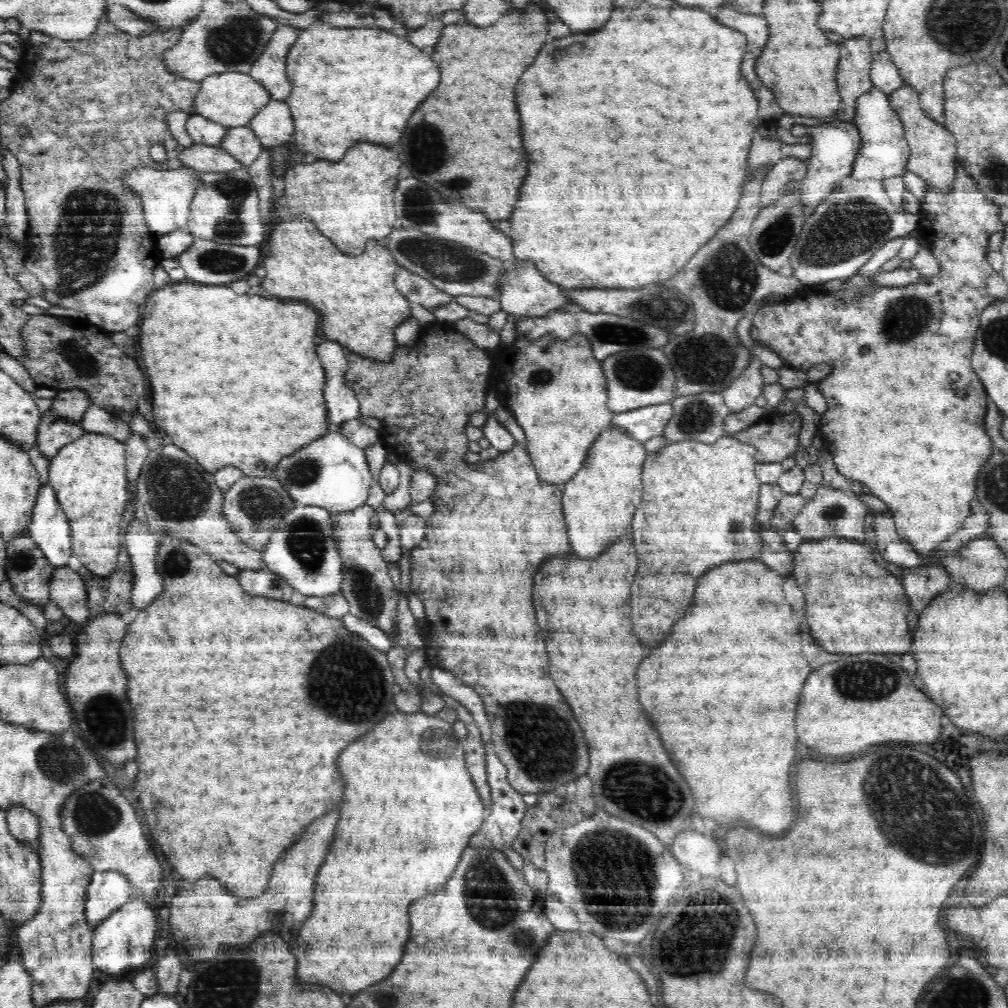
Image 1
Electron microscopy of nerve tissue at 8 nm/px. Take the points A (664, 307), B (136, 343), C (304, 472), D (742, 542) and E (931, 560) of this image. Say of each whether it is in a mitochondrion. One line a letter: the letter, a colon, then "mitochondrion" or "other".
A: mitochondrion
B: other
C: mitochondrion
D: mitochondrion
E: other

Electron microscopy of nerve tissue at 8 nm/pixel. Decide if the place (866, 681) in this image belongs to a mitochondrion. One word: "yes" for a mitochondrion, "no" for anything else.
yes

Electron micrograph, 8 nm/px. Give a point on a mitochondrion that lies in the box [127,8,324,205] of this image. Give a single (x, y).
(236, 41)

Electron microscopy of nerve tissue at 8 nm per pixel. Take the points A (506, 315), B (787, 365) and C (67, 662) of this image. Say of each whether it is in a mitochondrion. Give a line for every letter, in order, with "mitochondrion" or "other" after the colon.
A: other
B: other
C: other

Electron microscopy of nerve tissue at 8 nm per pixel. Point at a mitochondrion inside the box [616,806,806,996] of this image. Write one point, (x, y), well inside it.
(699, 943)

